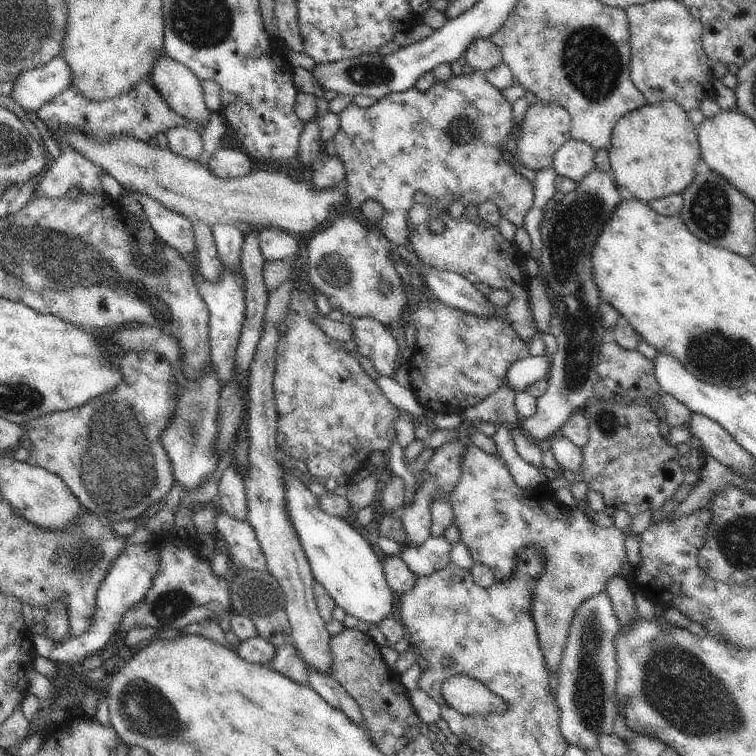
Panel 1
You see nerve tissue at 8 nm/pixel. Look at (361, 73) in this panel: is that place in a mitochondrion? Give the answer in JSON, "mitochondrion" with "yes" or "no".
{"mitochondrion":"yes"}

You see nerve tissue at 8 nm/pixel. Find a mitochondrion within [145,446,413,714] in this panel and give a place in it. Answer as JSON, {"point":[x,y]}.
{"point":[258,593]}

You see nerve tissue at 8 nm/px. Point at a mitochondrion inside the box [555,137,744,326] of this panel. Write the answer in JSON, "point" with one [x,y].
{"point":[709,210]}

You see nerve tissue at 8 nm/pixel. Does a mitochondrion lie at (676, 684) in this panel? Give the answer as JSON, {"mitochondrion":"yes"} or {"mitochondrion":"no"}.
{"mitochondrion":"yes"}

